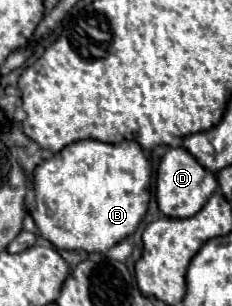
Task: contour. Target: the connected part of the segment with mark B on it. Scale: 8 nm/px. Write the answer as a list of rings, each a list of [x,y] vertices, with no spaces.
[[[80,140],[62,148],[50,160],[38,164],[34,172],[36,212],[32,214],[42,236],[50,240],[58,250],[86,250],[106,254],[114,244],[134,234],[150,202],[150,178],[152,168],[142,148],[134,140],[120,144],[106,144],[98,140]]]

